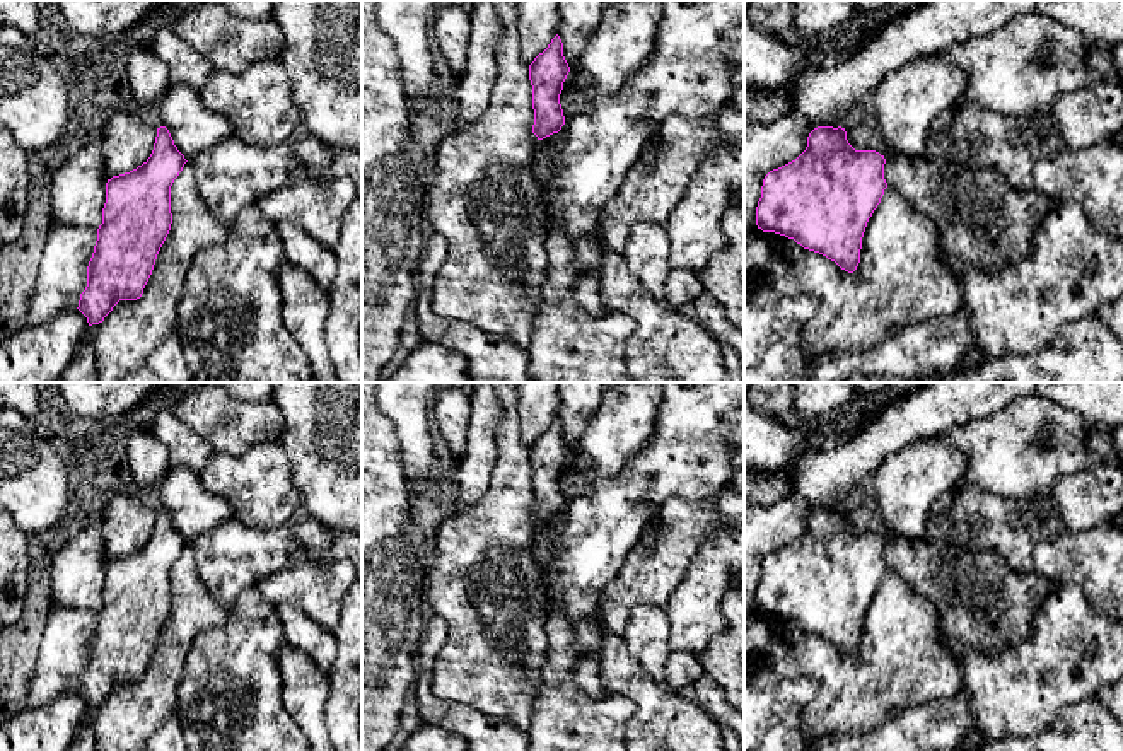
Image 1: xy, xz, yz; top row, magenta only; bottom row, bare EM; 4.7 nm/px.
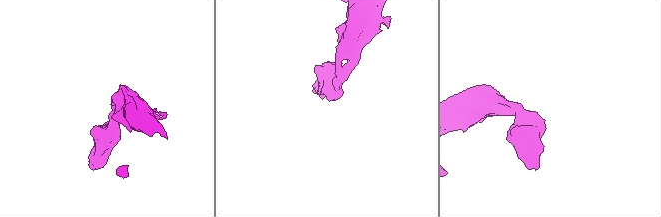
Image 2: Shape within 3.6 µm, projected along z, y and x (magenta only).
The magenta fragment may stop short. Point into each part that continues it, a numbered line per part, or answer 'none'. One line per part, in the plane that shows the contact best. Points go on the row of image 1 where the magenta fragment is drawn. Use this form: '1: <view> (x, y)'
1: xy (62, 277)

